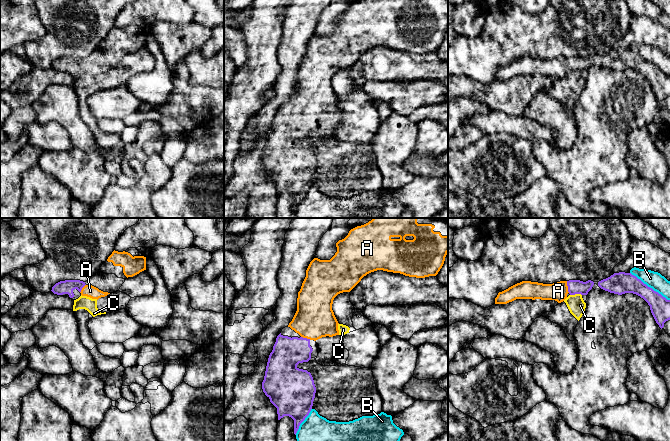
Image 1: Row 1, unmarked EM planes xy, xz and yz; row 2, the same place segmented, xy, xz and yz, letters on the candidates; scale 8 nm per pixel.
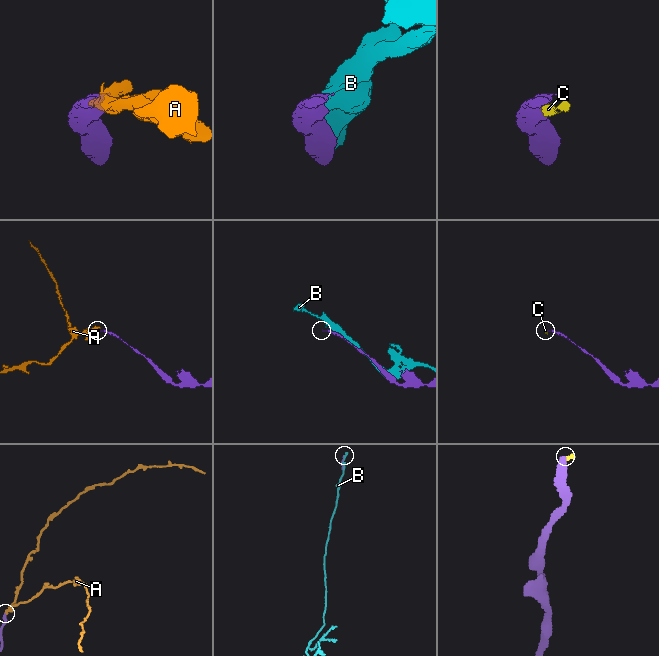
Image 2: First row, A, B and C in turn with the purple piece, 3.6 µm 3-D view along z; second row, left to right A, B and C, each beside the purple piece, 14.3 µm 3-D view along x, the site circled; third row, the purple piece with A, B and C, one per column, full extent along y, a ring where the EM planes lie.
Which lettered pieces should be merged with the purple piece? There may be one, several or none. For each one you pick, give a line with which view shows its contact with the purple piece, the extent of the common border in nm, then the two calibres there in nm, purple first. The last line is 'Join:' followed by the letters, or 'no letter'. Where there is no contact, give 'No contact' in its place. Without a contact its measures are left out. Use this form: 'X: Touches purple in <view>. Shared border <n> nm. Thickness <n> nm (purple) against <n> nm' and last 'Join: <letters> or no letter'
A: Touches purple in yz. Shared border 100 nm. Thickness 110 nm (purple) against 150 nm
Join: A

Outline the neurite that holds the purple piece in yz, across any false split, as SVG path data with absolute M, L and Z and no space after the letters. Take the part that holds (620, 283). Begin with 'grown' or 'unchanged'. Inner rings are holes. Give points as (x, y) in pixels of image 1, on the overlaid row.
unchanged | M614 273L599 281L598 286L610 293L618 295L633 293L643 298L650 306L651 313L661 329L664 323L670 320L670 300L648 287L631 273Z

